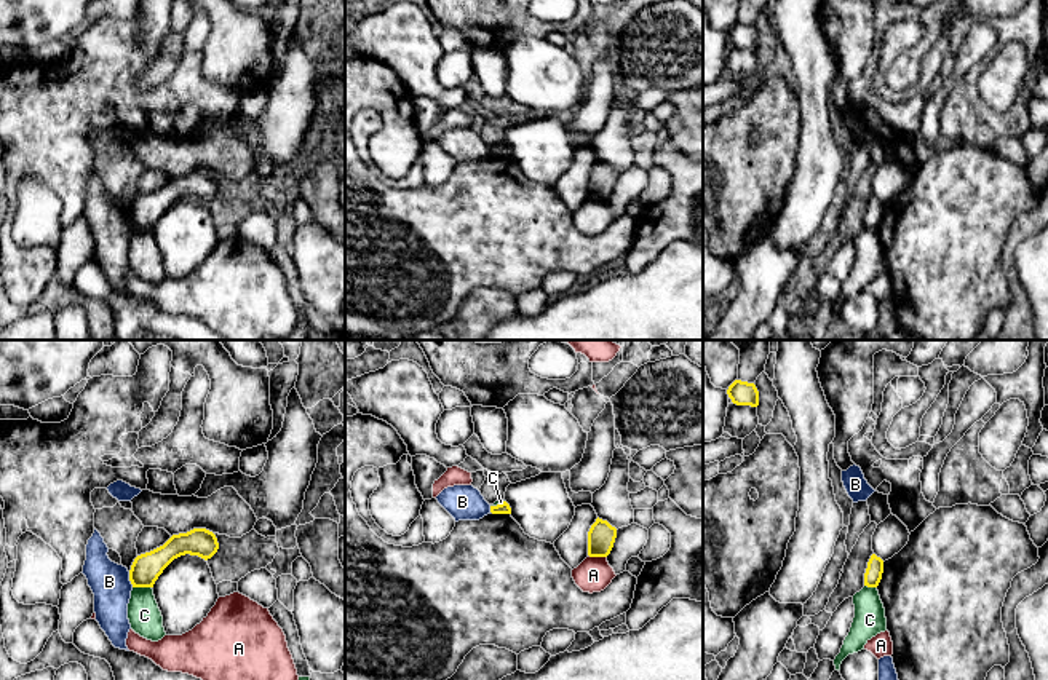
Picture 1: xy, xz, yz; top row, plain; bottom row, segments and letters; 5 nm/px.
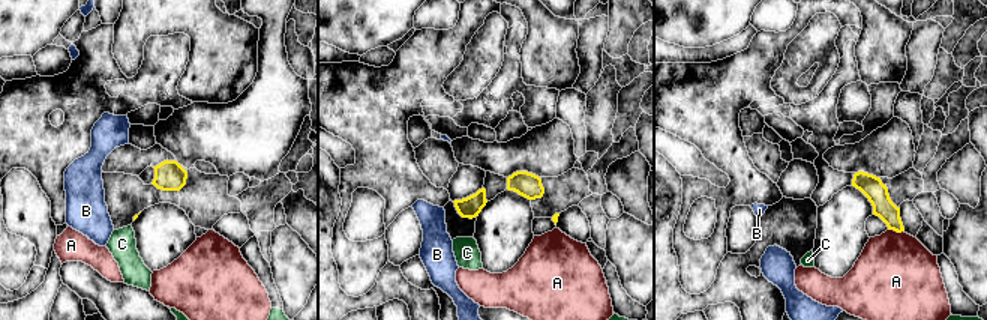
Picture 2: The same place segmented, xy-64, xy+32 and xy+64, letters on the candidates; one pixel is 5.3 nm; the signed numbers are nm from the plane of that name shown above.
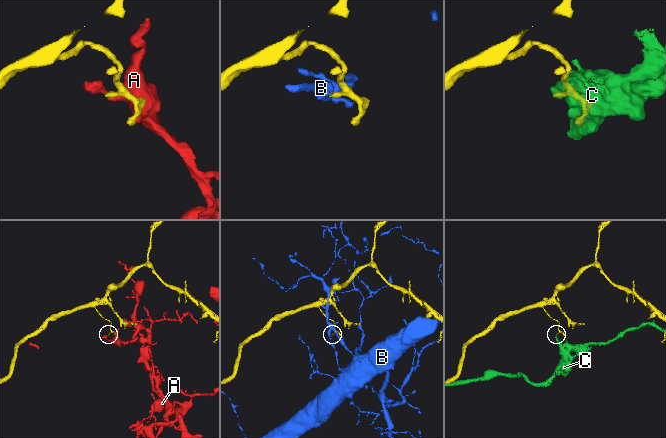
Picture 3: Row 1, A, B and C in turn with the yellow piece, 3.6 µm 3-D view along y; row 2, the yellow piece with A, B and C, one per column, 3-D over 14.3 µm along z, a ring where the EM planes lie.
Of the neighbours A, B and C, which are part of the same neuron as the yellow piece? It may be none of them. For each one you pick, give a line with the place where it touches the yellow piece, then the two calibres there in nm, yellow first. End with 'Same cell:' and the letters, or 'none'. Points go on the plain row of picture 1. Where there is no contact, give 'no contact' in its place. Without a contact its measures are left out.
Same cell: none

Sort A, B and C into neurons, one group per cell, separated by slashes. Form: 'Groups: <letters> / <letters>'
Groups: A / B / C

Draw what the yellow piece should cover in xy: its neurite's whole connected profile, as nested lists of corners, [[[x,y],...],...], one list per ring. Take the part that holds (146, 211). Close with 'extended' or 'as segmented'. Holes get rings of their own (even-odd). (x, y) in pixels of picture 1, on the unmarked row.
[[[193,171],[187,176],[173,177],[163,188],[134,201],[129,223],[133,230],[153,230],[158,219],[174,201],[190,196],[208,203],[217,192],[216,177],[206,171]]]; as segmented

